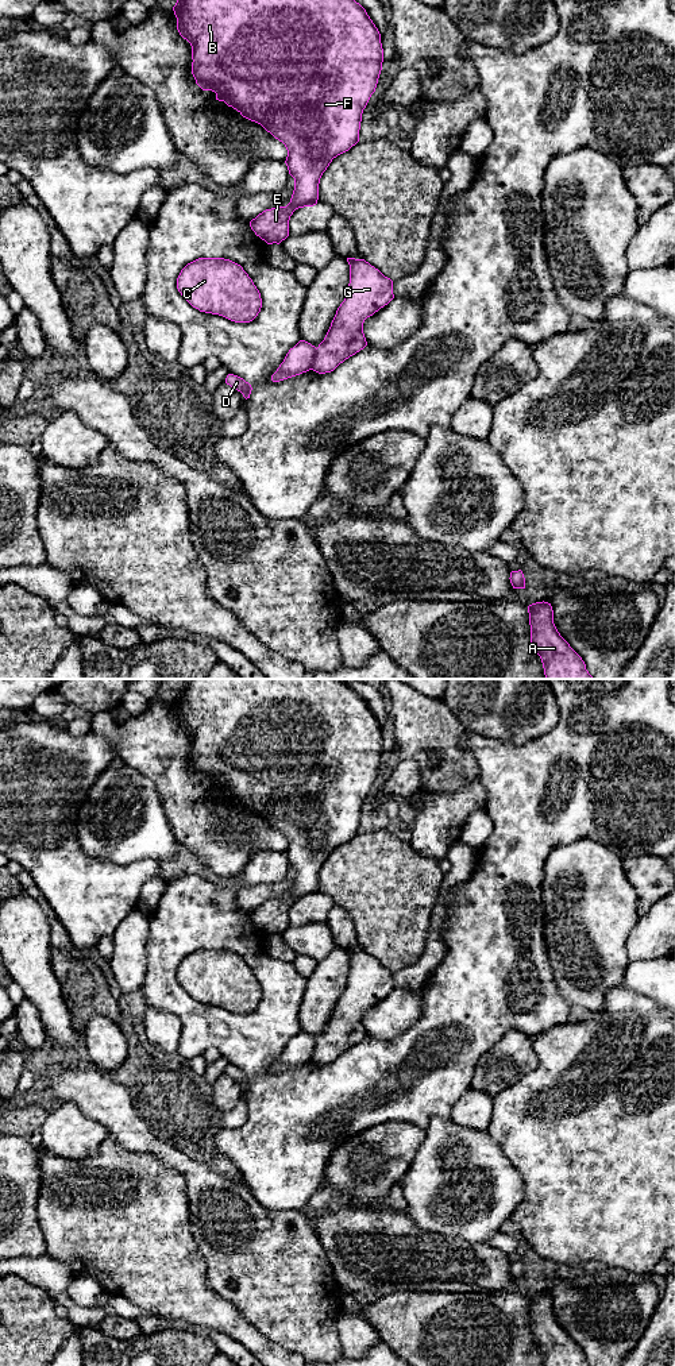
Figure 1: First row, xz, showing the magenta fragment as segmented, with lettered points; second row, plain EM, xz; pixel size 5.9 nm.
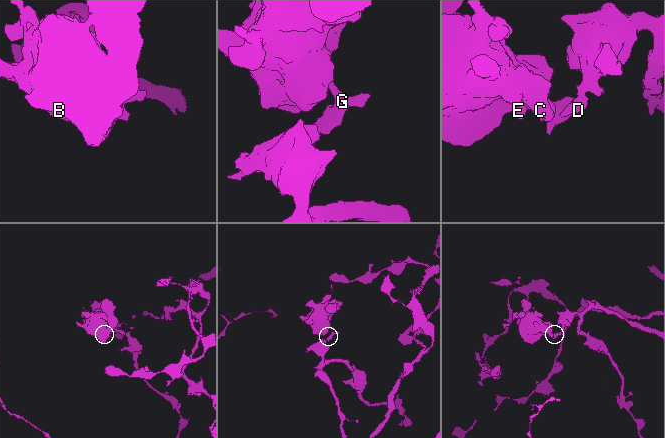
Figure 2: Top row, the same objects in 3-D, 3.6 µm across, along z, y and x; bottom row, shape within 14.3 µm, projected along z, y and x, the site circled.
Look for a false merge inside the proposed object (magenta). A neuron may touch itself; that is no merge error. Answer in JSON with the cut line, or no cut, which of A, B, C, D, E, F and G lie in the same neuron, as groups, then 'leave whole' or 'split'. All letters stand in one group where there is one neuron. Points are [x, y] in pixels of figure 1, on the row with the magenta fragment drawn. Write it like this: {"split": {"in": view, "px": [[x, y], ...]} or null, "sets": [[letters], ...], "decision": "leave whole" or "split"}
{"split": {"in": "xz", "px": [[316, 348], [311, 369]]}, "sets": [["A", "D"], ["B", "C", "E", "F", "G"]], "decision": "split"}

